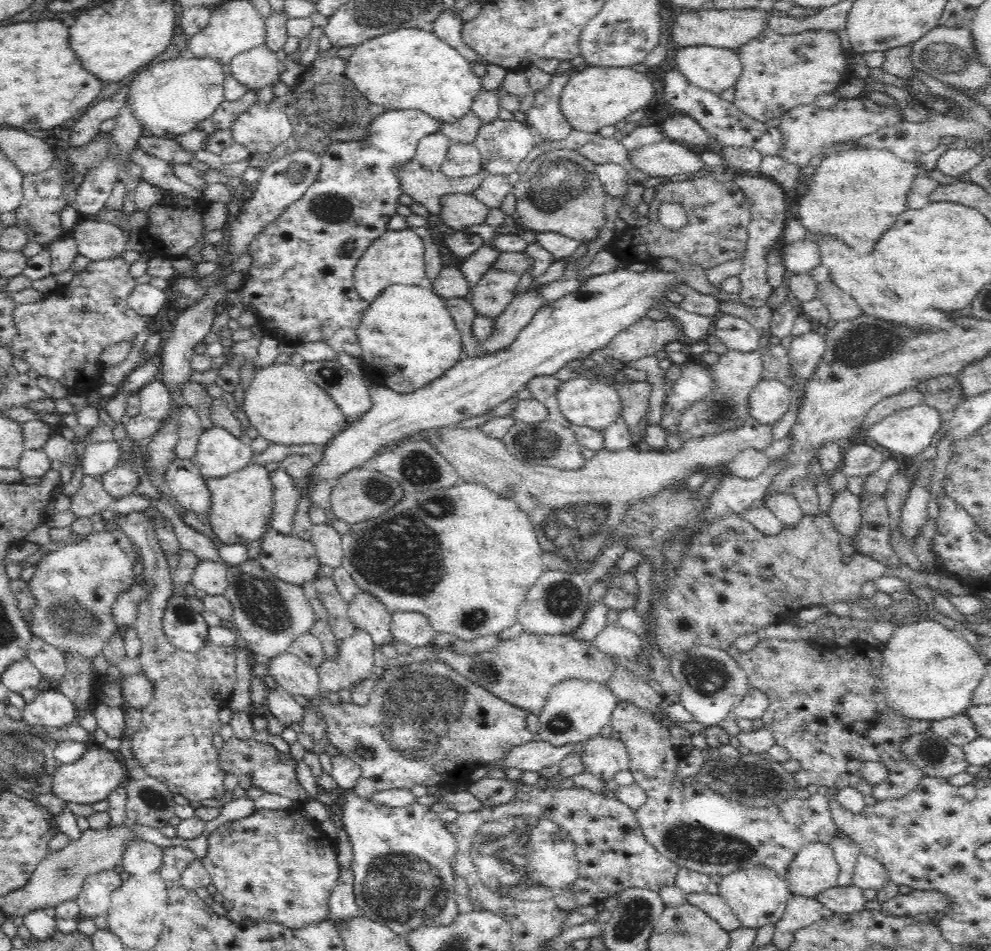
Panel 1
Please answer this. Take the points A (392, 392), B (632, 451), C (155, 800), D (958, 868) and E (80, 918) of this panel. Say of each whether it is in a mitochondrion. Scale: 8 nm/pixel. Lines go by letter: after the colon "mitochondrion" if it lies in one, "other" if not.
A: other
B: other
C: mitochondrion
D: mitochondrion
E: other

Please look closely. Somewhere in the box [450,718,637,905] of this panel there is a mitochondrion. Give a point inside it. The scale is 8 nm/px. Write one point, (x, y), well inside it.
(500, 832)

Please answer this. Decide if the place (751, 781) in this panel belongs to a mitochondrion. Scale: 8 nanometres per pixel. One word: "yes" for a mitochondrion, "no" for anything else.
yes

